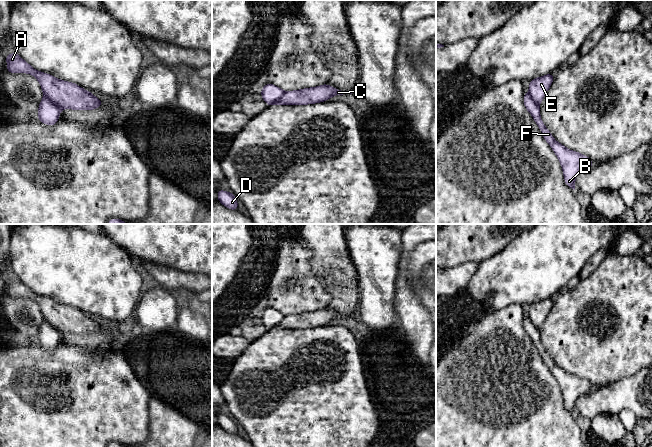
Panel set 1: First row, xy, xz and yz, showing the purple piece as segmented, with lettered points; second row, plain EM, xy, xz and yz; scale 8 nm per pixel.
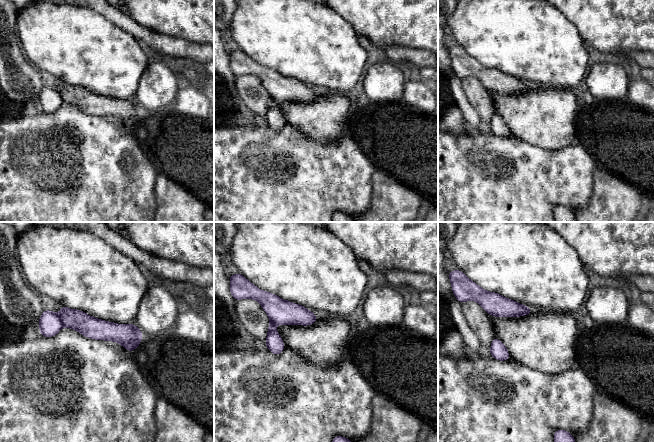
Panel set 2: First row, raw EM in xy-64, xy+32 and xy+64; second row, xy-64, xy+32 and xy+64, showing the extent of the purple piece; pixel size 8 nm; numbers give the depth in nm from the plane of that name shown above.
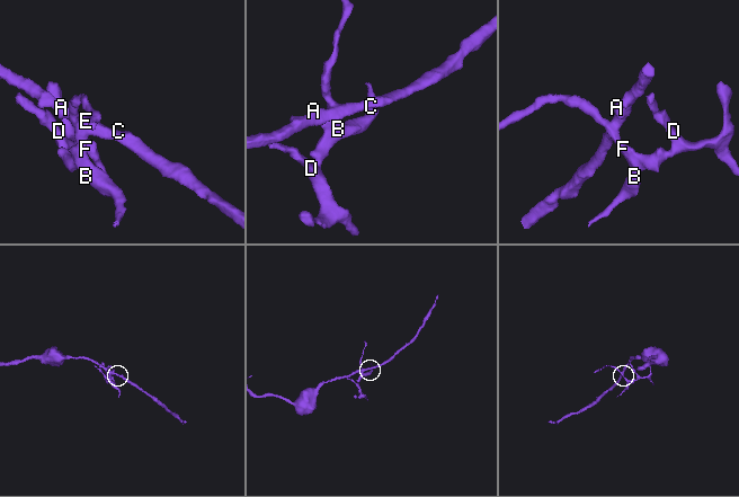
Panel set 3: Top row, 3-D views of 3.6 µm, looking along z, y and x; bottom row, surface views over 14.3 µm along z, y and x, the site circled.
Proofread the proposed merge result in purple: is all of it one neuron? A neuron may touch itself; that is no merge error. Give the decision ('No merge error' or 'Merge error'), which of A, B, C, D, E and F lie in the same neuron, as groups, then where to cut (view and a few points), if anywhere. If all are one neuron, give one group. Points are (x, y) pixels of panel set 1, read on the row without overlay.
Merge error. Groups: A C E / B D F. Split along xy (44, 319), (61, 332)

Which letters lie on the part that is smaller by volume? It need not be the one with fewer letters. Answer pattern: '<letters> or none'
B, D, F

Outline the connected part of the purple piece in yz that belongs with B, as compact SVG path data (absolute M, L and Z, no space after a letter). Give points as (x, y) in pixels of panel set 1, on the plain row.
M528 317L524 318L523 327L541 354L544 363L556 378L563 394L566 409L575 414L575 403L577 399L581 395L591 392L593 385L586 379L567 373L564 369L554 363L551 356L542 346L539 328L535 327Z

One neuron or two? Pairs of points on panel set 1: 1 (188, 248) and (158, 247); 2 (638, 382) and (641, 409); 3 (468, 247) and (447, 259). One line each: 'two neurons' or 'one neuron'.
1: one neuron
2: one neuron
3: one neuron

